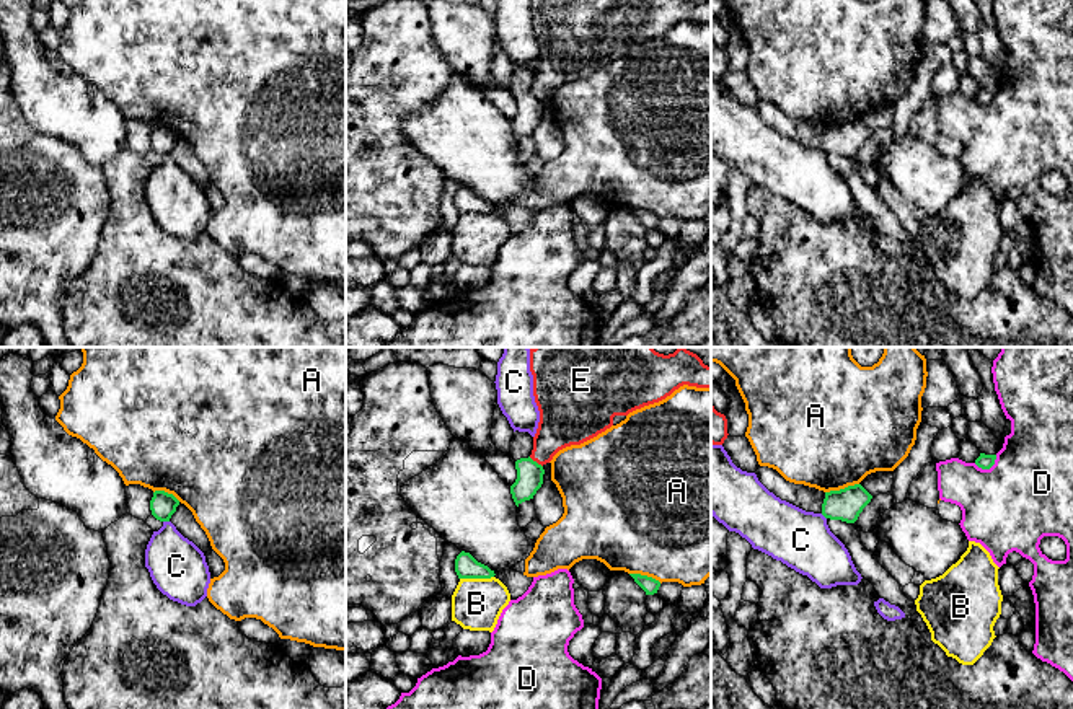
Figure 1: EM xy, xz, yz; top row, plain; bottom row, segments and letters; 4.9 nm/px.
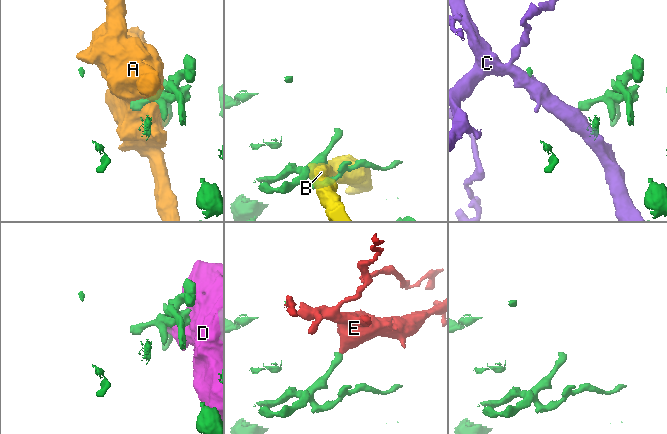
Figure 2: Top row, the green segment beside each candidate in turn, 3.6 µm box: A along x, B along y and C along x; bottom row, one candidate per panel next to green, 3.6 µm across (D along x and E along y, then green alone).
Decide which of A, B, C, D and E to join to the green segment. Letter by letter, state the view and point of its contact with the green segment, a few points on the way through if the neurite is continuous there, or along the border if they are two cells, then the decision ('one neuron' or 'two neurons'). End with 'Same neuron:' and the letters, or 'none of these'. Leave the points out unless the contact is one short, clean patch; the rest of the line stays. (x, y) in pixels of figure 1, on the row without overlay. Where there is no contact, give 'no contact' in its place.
A: contact yz (842, 124); two neurons
B: contact xz (476, 212); two neurons
C: contact xy (167, 155); border xy (163, 155), (168, 157); two neurons
D: contact yz (987, 103); two neurons
E: contact xz (535, 96); border xz (529, 92), (542, 101); two neurons
Same neuron: none of these

